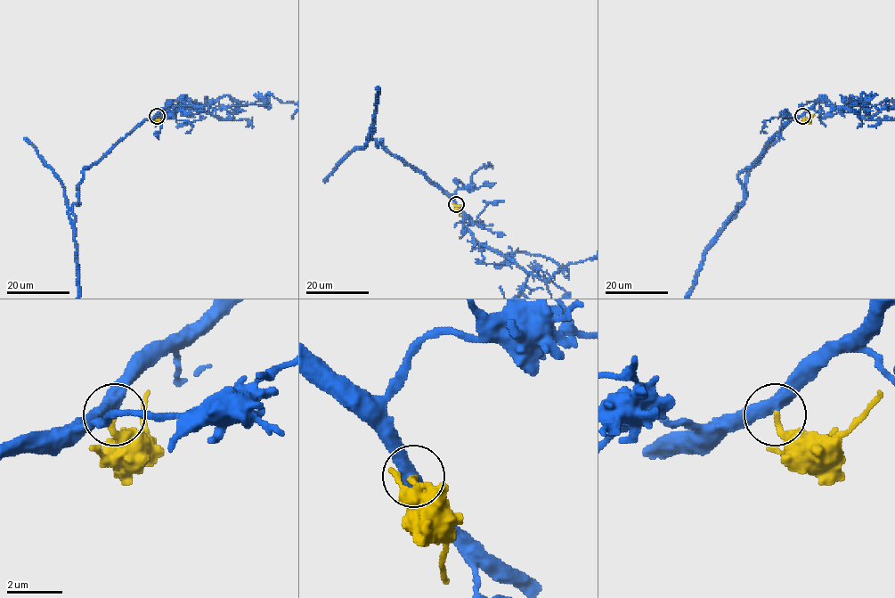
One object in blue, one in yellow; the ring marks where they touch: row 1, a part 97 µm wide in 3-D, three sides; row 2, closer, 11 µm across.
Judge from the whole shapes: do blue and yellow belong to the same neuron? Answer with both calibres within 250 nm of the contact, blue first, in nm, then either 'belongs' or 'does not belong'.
480 nm thick on the blue side, 240 nm on the other; belongs

